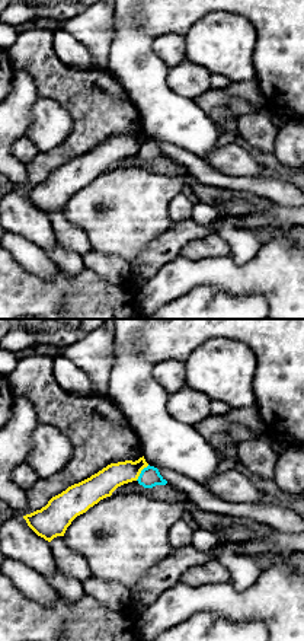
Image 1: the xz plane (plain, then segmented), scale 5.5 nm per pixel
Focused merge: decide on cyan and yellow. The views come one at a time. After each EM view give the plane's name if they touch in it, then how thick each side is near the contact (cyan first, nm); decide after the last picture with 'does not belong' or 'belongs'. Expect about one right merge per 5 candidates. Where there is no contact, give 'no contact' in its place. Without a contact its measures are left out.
meets cyan in xz; 120 nm thick on the cyan side, 140 nm on the other

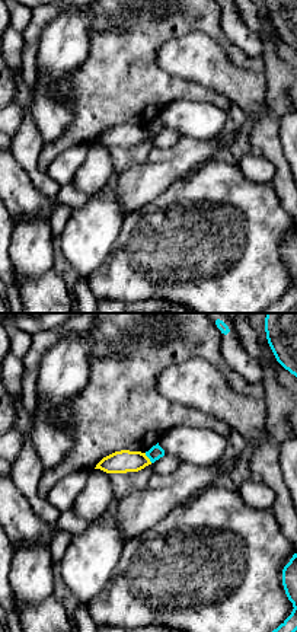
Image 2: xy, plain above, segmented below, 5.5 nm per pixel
meets cyan in xy; 80 nm thick on the cyan side, 130 nm on the other

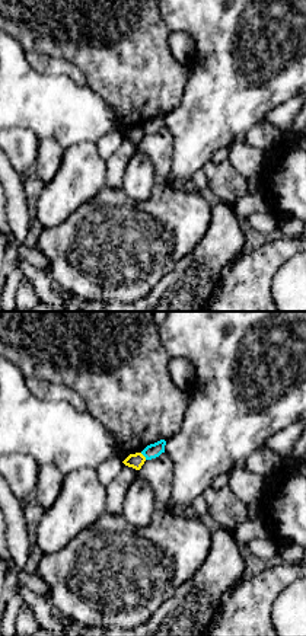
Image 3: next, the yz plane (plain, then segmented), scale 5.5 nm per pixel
meets cyan in yz; 80 nm thick on the cyan side, 80 nm on the other

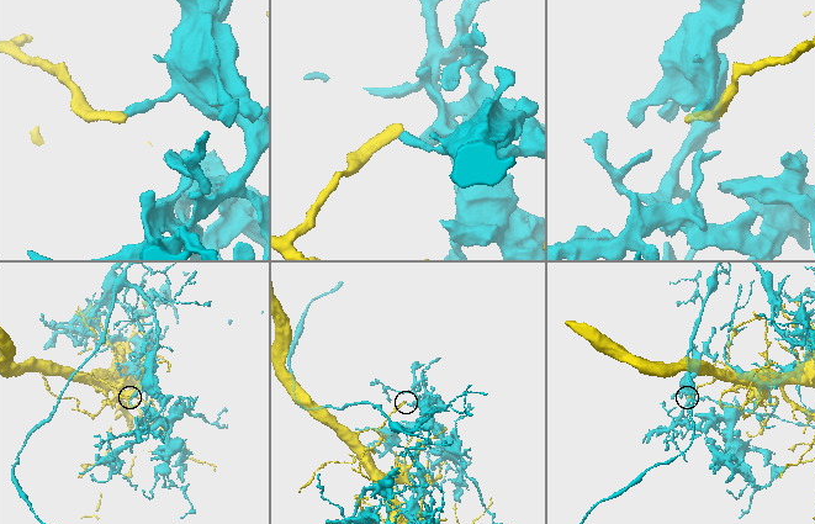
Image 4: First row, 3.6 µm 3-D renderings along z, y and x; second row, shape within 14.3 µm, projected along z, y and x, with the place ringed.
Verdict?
does not belong

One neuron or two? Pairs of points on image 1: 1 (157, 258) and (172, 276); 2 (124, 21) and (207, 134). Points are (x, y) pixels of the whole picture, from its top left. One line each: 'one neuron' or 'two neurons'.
1: two neurons
2: one neuron

